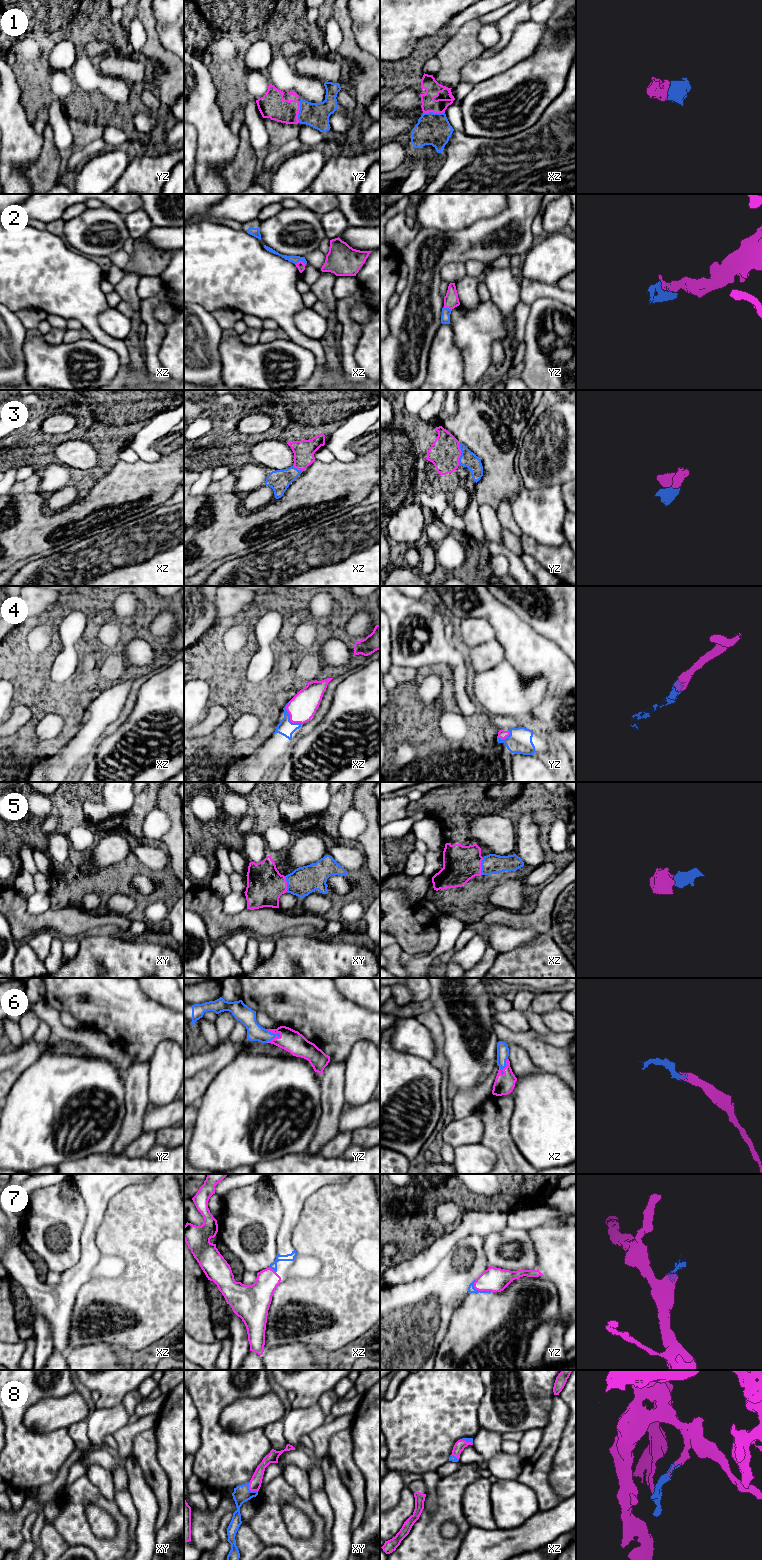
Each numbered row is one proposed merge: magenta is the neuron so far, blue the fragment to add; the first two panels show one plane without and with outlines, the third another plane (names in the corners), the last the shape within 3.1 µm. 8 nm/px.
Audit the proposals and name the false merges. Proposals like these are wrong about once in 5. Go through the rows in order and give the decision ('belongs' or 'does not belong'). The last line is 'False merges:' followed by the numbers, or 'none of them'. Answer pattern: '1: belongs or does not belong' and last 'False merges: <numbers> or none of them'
1: belongs
2: belongs
3: belongs
4: belongs
5: belongs
6: belongs
7: belongs
8: belongs
False merges: none of them

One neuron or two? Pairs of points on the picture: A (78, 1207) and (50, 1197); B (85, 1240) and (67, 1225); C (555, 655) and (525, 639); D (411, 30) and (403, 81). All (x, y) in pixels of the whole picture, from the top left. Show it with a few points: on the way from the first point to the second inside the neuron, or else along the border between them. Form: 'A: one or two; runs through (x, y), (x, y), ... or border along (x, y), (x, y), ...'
A: one; runs through (71, 1207), (60, 1207), (57, 1204)
B: two; border along (82, 1228), (79, 1243)
C: one; runs through (548, 655), (541, 655), (532, 646)
D: two; border along (421, 37), (414, 49), (405, 58), (390, 62)

